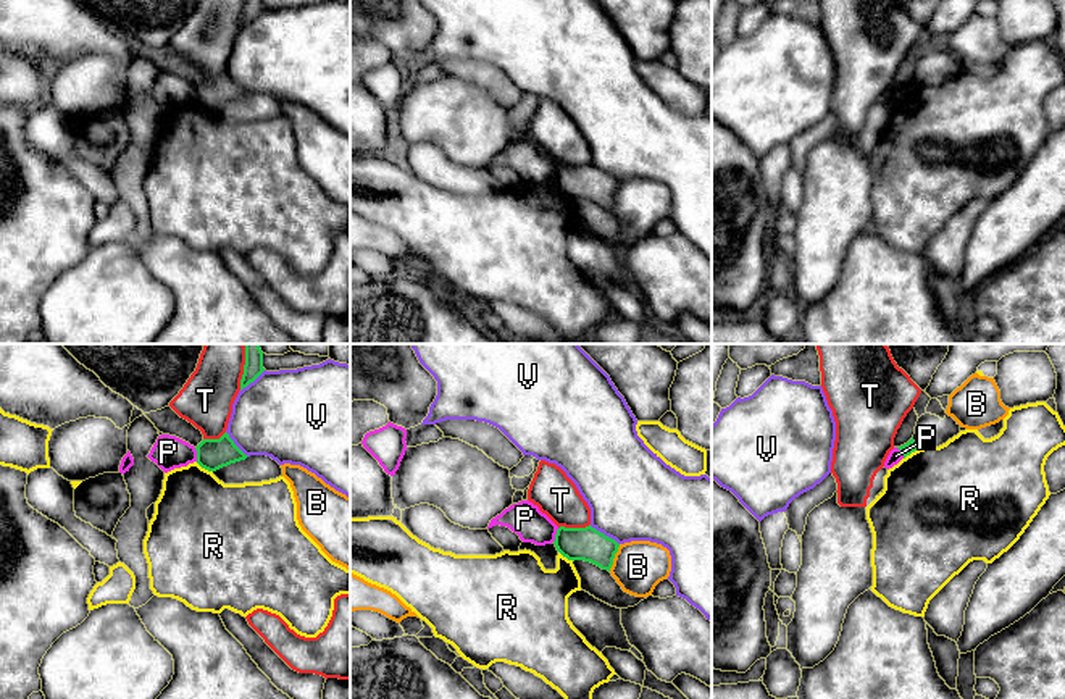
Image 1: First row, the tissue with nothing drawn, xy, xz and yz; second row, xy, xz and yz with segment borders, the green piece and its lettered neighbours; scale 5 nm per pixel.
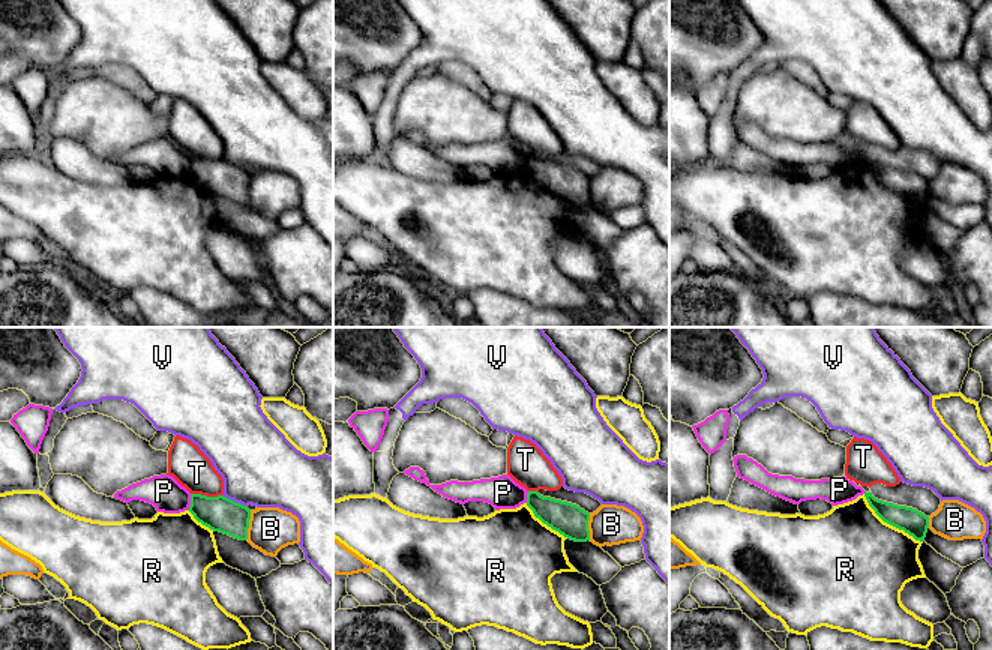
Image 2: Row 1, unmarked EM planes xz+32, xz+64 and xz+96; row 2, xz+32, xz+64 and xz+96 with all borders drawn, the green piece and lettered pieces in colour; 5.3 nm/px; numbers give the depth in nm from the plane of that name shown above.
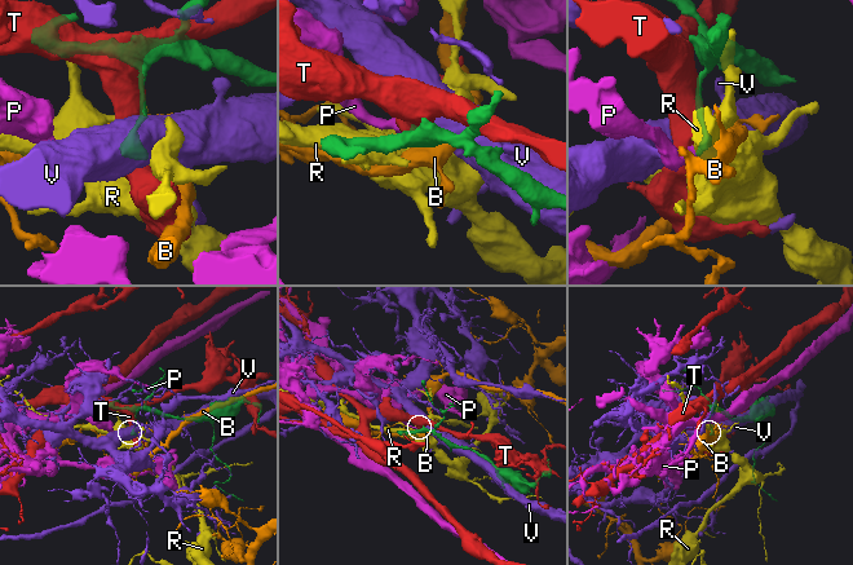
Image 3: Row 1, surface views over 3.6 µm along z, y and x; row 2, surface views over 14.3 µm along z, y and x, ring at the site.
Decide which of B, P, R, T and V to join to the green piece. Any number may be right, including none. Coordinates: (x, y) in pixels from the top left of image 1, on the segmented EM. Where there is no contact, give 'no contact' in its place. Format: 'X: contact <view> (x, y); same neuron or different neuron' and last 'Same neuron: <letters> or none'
B: contact xz (613, 557); different neuron
P: contact xy (197, 454); different neuron
R: contact xy (204, 467); different neuron
T: contact xz (573, 528); different neuron
V: contact xz (602, 533); different neuron
Same neuron: none

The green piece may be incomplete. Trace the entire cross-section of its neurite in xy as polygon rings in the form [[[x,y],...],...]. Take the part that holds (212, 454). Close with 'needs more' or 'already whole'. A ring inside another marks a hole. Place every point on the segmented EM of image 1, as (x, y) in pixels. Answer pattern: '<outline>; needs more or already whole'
[[[228,433],[219,439],[203,439],[195,450],[197,463],[208,471],[216,471],[248,457],[234,444]]]; already whole

